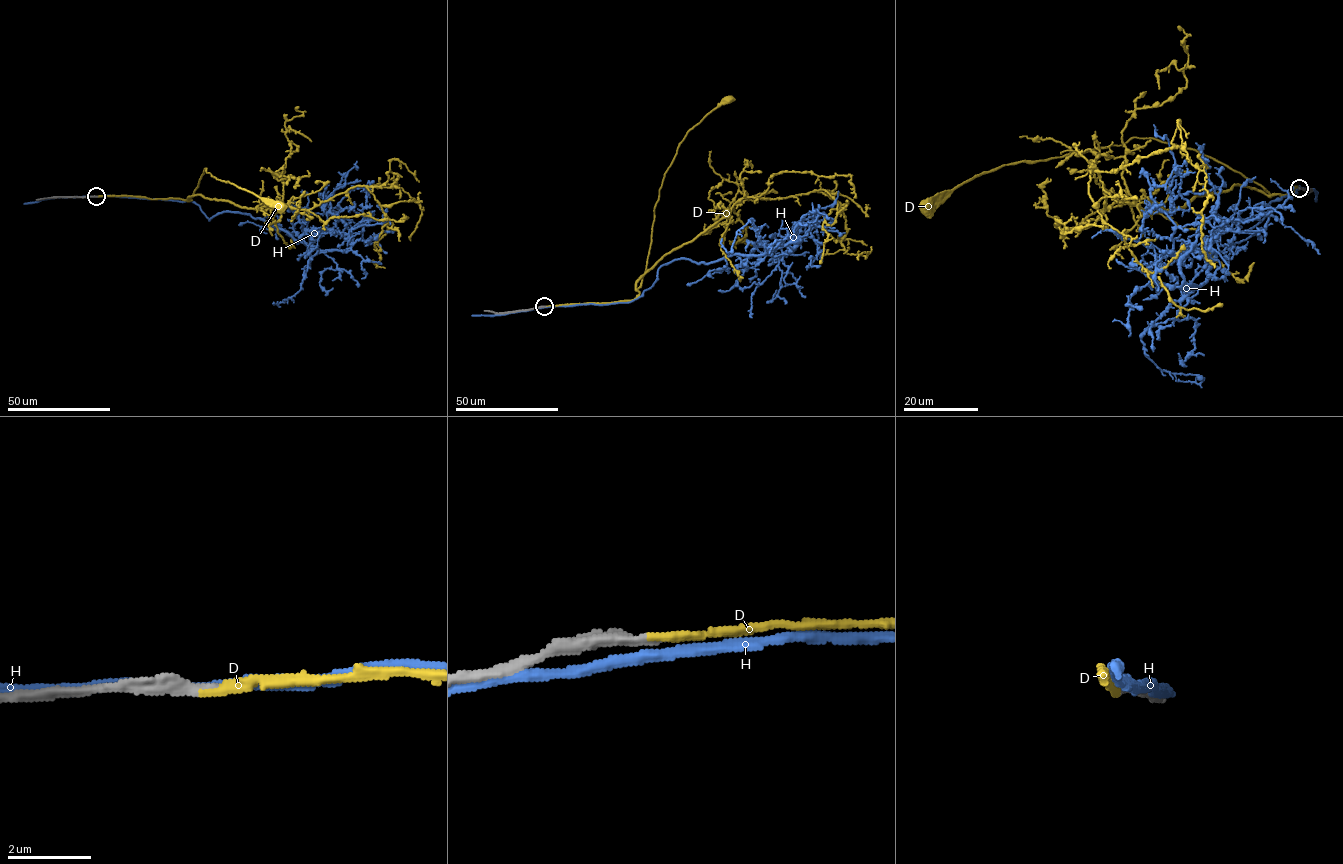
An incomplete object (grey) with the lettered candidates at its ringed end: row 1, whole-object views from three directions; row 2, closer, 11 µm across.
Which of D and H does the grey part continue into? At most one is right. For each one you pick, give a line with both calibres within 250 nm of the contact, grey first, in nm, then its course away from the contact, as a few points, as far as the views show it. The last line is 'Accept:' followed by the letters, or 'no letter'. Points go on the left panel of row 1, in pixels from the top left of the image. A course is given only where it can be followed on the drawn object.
D: calibres 280 and 200 nm; course (96, 197), (189, 200), (206, 168), (206, 172), (217, 179), (271, 199), (280, 206)
Accept: D

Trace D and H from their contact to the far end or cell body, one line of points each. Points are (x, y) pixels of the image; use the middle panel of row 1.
D: (544, 306), (611, 303), (636, 297), (645, 272), (654, 209), (665, 172), (689, 130), (728, 98)
H: (544, 307), (630, 302), (676, 259), (710, 263), (800, 240), (778, 261), (773, 236), (790, 238), (805, 225)

